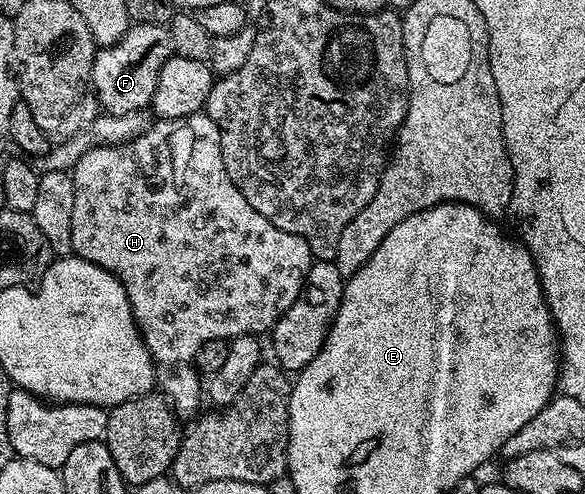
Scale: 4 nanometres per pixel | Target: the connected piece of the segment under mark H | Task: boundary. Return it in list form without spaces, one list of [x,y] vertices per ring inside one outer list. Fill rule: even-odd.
[[[201,111],[173,121],[157,120],[149,124],[143,133],[139,133],[132,141],[123,141],[121,145],[96,145],[70,171],[74,183],[74,211],[71,220],[71,252],[90,263],[98,263],[106,271],[110,271],[126,287],[126,295],[130,299],[132,314],[136,326],[140,329],[140,337],[150,351],[153,361],[160,367],[180,367],[191,362],[198,355],[198,347],[202,343],[210,343],[210,339],[228,341],[247,333],[264,335],[275,325],[276,320],[286,312],[298,299],[308,272],[312,269],[314,258],[306,239],[293,233],[282,231],[270,223],[234,187],[230,175],[226,175],[226,163],[222,163],[220,150],[220,132],[218,127],[208,118],[207,112]]]

